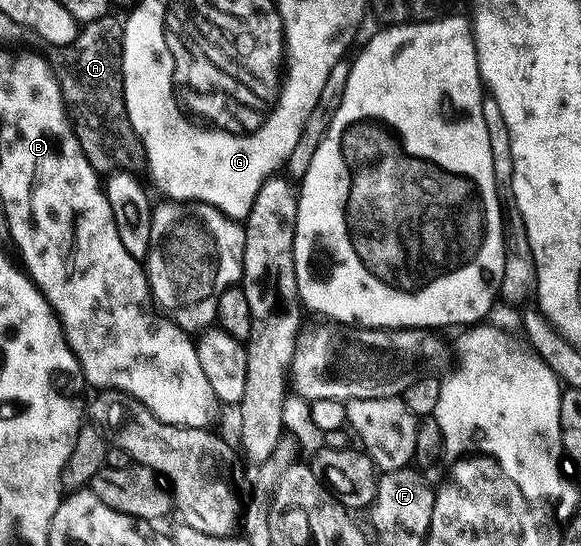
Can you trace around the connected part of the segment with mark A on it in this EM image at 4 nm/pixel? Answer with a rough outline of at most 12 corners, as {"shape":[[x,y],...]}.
{"shape":[[122,22],[85,23],[52,69],[99,176],[143,169]]}

